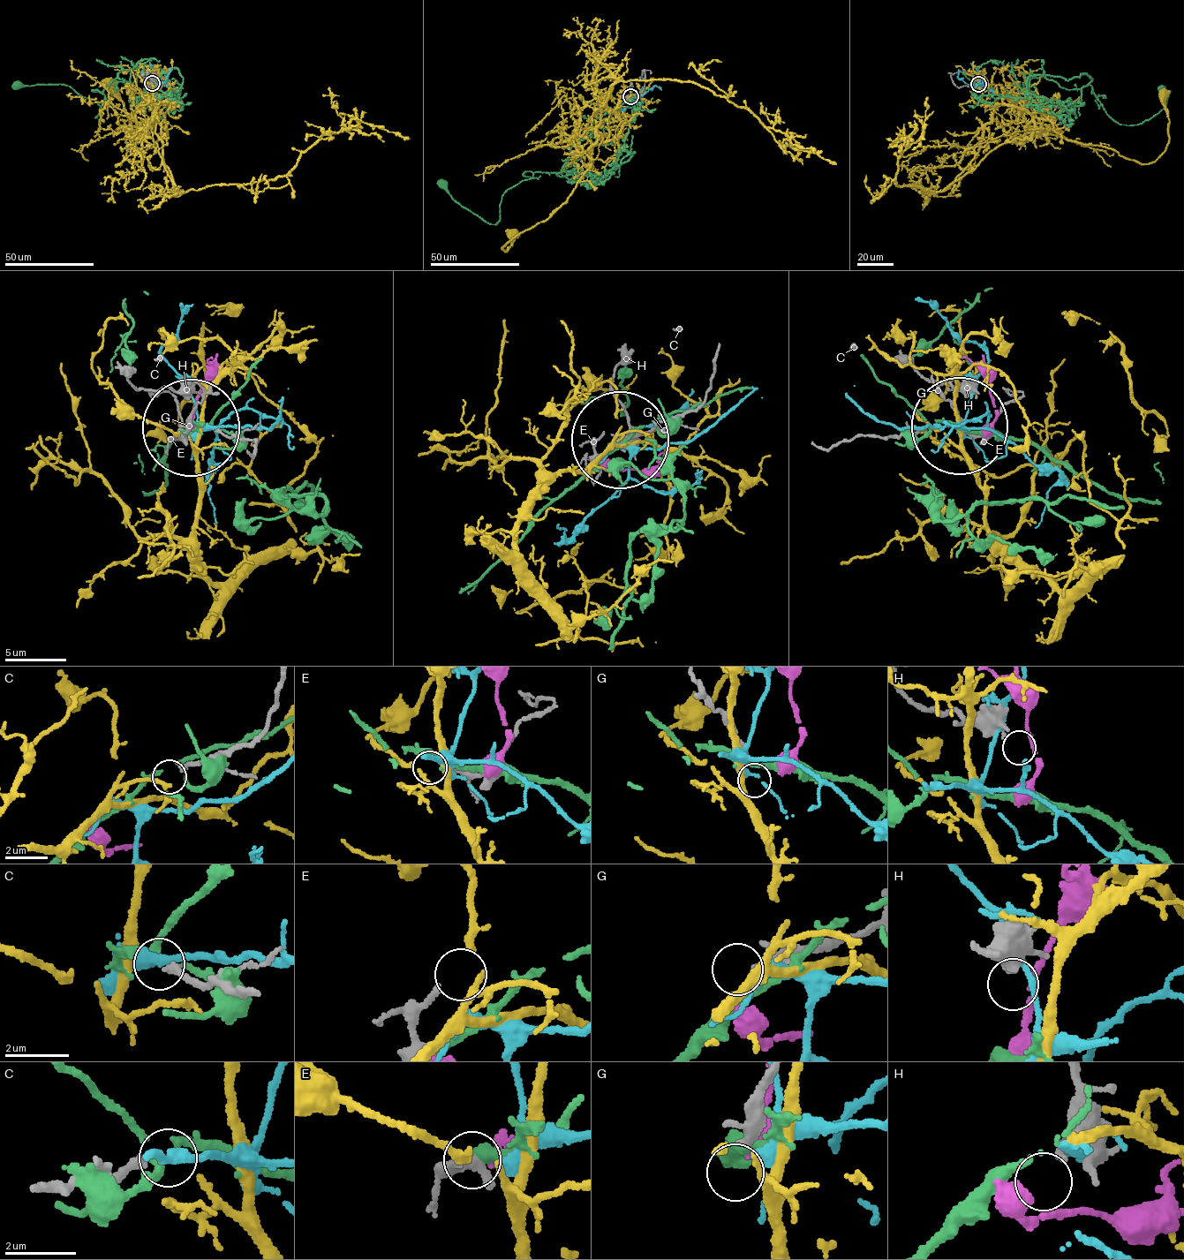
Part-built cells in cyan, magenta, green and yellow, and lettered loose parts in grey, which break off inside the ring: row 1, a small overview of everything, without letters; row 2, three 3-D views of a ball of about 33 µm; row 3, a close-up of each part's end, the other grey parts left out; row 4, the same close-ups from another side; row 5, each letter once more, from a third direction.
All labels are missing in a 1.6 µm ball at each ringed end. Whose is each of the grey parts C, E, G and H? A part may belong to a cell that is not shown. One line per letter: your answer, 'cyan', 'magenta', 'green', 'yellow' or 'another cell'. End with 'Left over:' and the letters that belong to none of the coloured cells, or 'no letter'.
C: another cell
E: yellow
G: another cell
H: another cell
Left over: C, G, H

